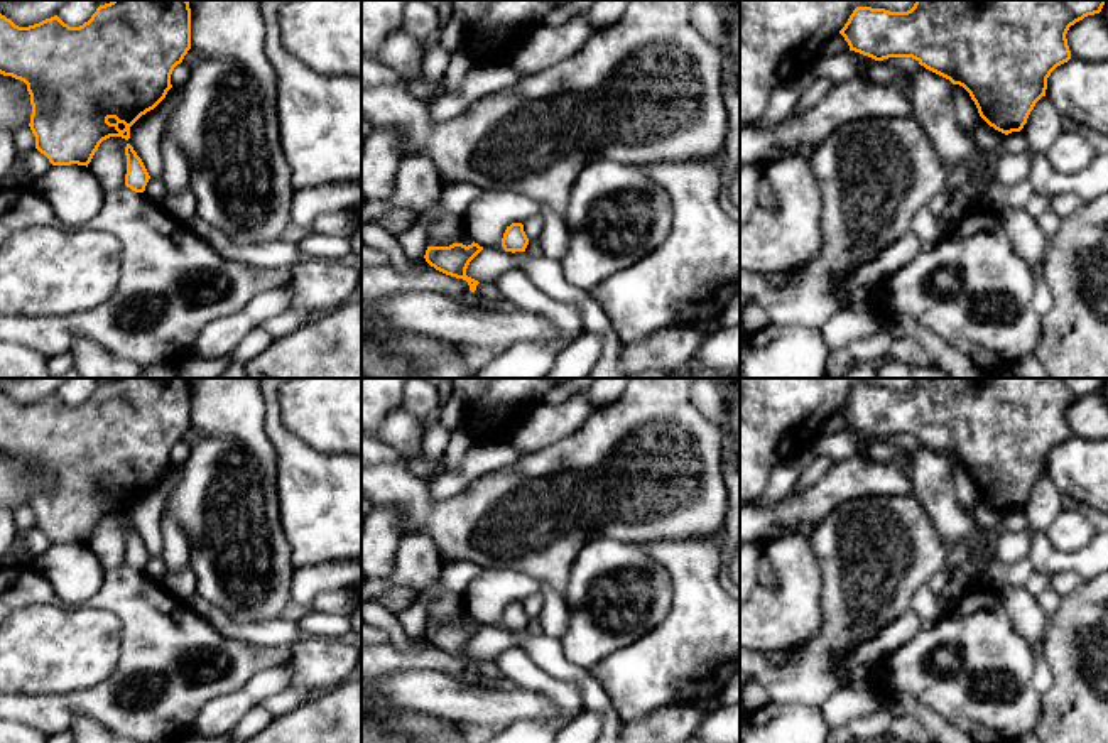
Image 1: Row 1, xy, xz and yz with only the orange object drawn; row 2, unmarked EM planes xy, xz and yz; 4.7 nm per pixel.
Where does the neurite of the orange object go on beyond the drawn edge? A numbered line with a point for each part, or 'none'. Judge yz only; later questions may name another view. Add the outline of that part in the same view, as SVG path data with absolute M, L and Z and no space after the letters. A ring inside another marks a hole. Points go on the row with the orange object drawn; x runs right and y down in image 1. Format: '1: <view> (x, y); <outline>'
none

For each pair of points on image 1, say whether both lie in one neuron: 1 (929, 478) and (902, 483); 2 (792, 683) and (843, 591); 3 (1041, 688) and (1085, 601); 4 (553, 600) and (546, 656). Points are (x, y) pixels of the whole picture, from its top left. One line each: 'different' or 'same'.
1: different
2: same
3: different
4: different

